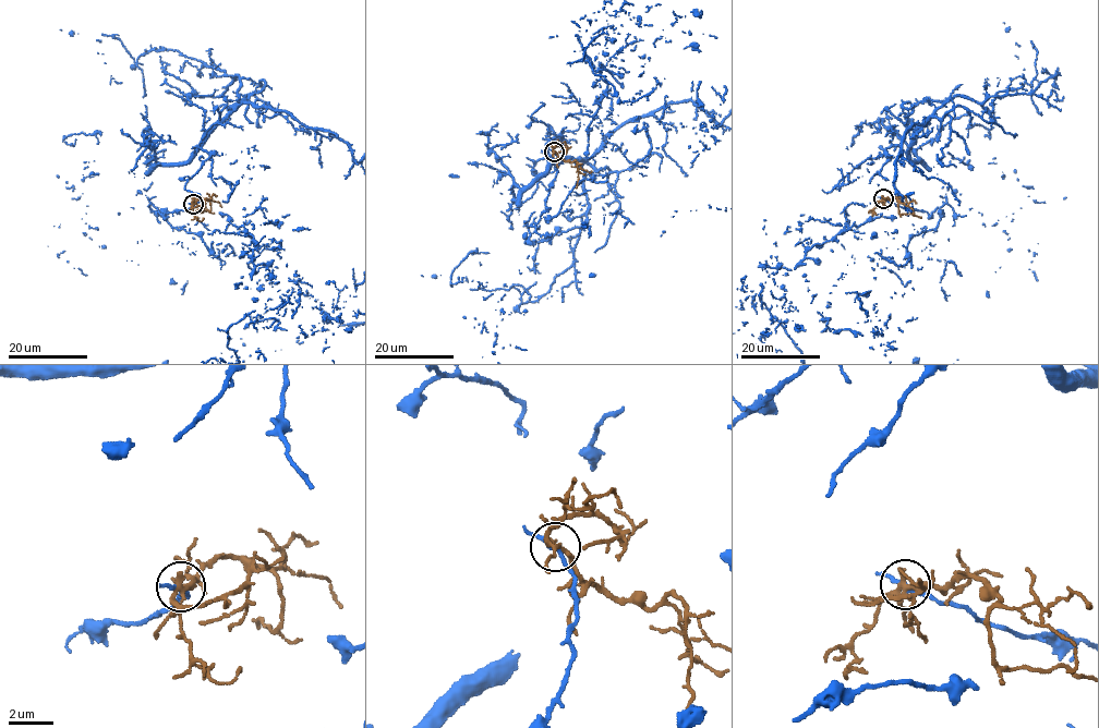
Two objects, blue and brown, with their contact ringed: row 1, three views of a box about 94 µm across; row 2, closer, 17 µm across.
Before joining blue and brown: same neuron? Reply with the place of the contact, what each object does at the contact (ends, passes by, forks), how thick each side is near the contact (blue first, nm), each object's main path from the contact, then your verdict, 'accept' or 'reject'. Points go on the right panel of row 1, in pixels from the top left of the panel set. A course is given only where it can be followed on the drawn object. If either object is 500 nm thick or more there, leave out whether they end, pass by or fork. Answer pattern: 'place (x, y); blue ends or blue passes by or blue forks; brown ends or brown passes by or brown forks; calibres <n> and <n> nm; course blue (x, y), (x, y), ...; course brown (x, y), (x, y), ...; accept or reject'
place (883, 198); blue passes by; brown forks; calibres 150 and 240 nm; course blue (883, 198), (940, 215), (909, 241), (910, 267), (814, 244), (760, 300); course brown (883, 198), (895, 197), (900, 214), (921, 218); reject

